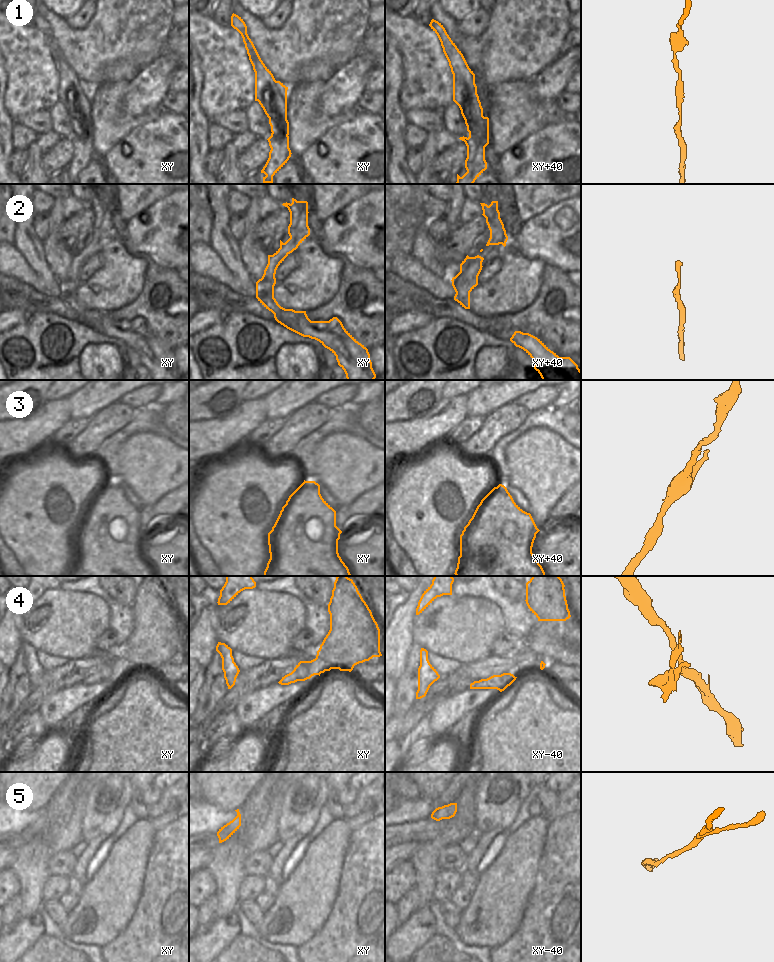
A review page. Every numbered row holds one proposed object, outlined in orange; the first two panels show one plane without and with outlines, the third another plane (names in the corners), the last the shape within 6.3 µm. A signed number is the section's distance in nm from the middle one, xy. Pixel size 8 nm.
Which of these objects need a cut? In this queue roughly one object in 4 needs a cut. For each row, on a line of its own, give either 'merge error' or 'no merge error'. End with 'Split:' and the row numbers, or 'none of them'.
1: no merge error
2: no merge error
3: no merge error
4: no merge error
5: no merge error
Split: none of them

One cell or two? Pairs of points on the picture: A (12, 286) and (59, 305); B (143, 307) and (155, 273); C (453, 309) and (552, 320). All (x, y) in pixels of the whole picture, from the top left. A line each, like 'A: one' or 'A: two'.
A: one
B: one
C: one

